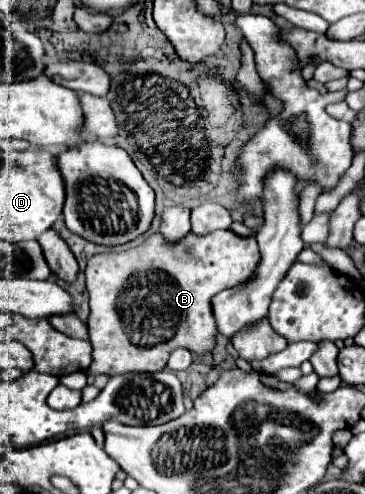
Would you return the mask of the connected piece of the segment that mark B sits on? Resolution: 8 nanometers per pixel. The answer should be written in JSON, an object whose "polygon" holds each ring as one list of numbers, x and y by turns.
{"polygon":[[215,230,205,236,187,234,171,246,159,232,147,236,139,246,129,250,111,250,89,258,85,268,89,292,89,342,93,344,91,374,123,374,123,372,157,372,163,370,171,350,177,346,193,352,209,352,215,346,217,326,211,314,211,298,225,288,247,282,259,264,259,248,255,236,237,236,231,230]]}

